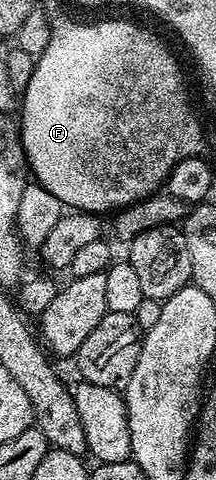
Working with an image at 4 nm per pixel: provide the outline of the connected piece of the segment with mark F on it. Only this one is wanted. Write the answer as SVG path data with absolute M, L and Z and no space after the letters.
M61 23L61 27L51 29L51 41L42 55L36 56L33 64L33 76L23 93L20 104L19 126L21 140L25 146L25 156L29 158L29 170L32 178L51 192L66 208L76 209L81 213L116 213L123 207L130 207L148 195L158 194L169 178L171 169L179 165L179 161L194 158L193 136L199 133L199 127L189 115L189 107L185 107L185 95L181 95L181 79L177 79L177 67L173 67L173 59L145 35L145 31L137 31L137 27L125 27L125 23L105 23L105 27L69 27L69 23Z

